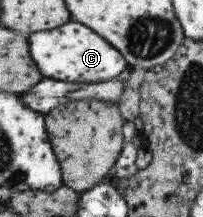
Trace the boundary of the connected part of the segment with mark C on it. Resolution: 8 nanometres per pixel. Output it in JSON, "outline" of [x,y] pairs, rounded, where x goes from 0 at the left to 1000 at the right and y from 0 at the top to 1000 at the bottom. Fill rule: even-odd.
{"outline":[[[374,97],[128,171],[138,240],[207,355],[330,382],[488,382],[562,364],[626,313],[601,253],[453,134]]]}

